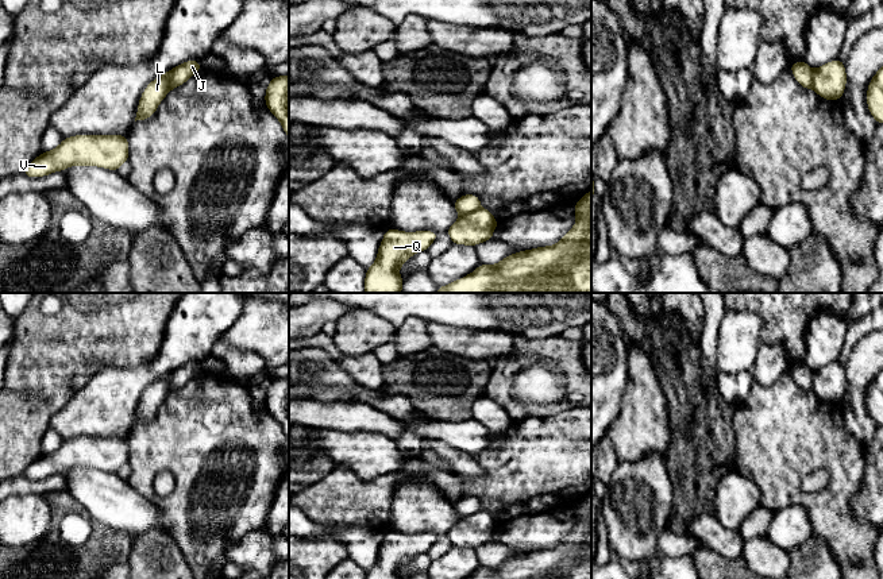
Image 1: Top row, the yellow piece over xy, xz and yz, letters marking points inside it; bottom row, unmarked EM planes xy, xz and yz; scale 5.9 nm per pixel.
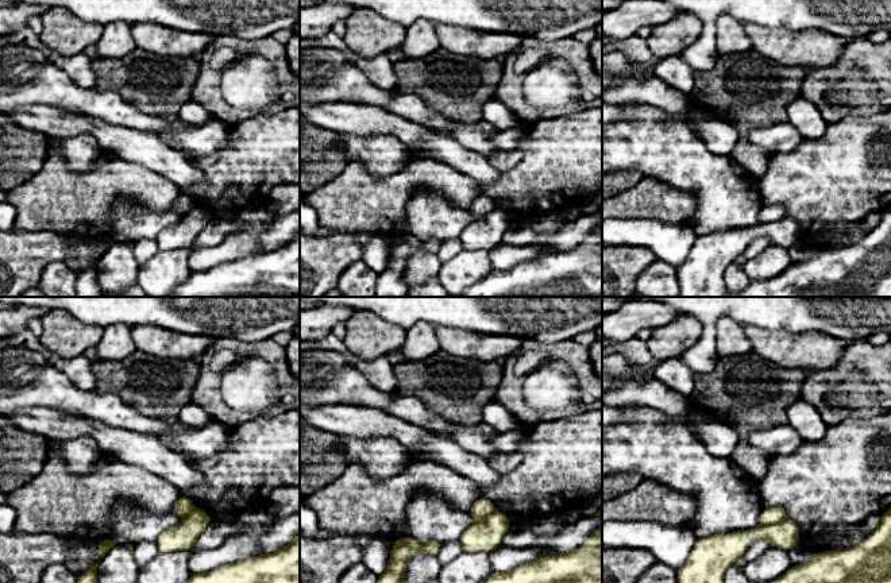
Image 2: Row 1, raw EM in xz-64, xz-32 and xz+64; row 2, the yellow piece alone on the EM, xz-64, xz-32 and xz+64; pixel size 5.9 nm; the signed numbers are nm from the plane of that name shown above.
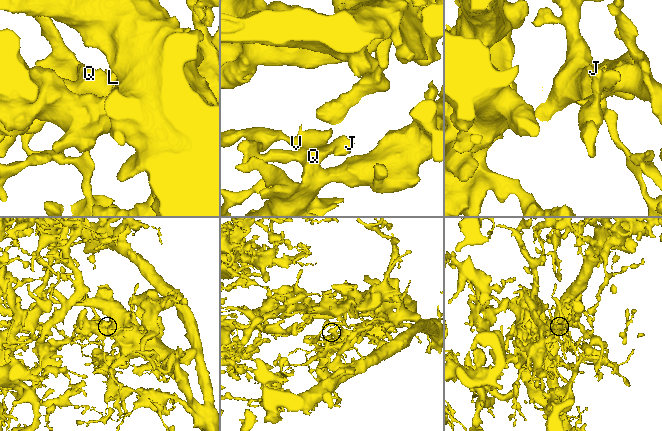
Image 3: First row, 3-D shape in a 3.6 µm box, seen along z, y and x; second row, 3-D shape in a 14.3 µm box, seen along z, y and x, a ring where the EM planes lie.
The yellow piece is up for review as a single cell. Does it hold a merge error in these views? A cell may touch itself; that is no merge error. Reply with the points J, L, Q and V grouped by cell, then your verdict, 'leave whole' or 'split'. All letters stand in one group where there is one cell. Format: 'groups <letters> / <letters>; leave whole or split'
groups J Q V / L; split

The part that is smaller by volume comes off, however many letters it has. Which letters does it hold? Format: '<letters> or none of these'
L

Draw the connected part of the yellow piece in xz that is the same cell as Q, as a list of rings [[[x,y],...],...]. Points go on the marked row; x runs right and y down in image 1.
[[[385,231],[375,262],[366,269],[365,293],[401,293],[405,281],[398,270],[406,259],[427,251],[437,236],[433,231]]]

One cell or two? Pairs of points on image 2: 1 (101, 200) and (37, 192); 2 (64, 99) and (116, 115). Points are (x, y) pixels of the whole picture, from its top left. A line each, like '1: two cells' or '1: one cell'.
1: one cell
2: one cell

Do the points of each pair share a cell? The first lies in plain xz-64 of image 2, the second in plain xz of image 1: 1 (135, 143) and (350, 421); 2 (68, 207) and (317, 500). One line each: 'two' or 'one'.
1: one
2: one

